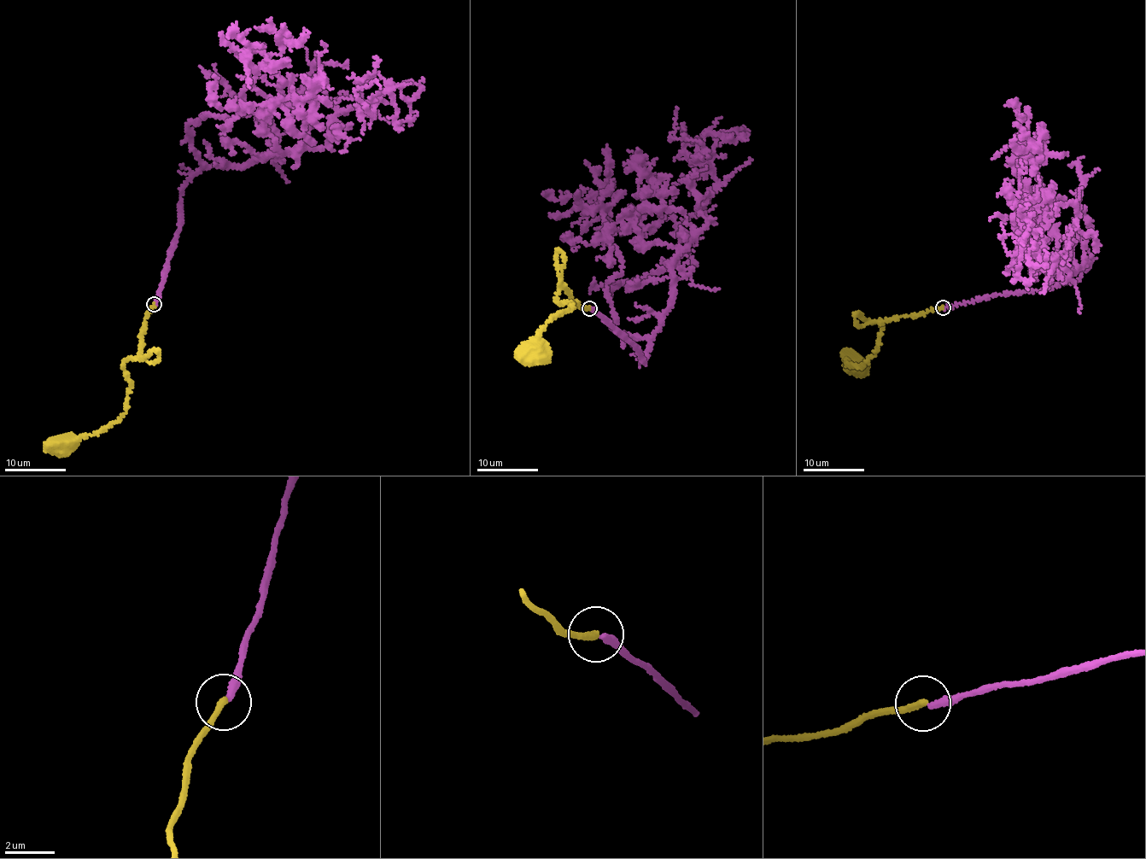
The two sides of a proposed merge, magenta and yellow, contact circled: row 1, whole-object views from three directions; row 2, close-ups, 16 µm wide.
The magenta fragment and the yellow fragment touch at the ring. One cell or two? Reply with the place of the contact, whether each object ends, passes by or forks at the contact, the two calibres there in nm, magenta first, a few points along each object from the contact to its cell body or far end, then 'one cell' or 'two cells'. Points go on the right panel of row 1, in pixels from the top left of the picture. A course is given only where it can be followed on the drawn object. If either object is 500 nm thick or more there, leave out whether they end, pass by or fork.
place (943, 307); magenta ends; yellow ends; calibres 260 and 280 nm; course magenta (944, 306), (1071, 282), (1090, 265), (1054, 265), (1052, 280), (1055, 256), (1008, 253), (1005, 217), (990, 219); course yellow (943, 307), (896, 319), (876, 321), (883, 322), (878, 351), (865, 364), (857, 367), (852, 364); two cells

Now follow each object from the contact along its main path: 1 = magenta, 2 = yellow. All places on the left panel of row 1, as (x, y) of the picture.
1: (154, 303), (193, 173), (323, 147), (336, 114), (372, 102), (373, 116), (355, 90), (379, 88)
2: (154, 304), (148, 312), (138, 357), (125, 360), (123, 366), (130, 389), (125, 411), (117, 421), (67, 443)

